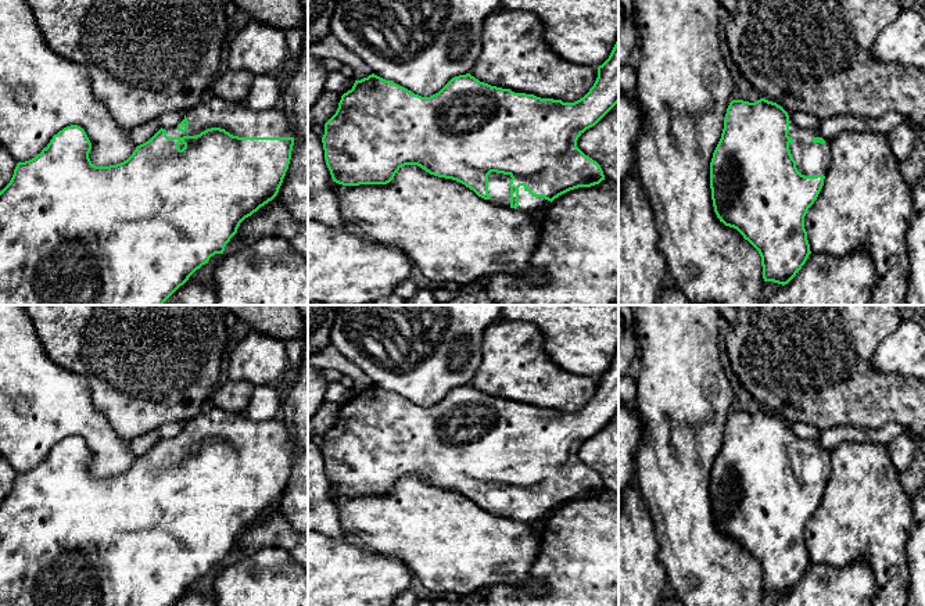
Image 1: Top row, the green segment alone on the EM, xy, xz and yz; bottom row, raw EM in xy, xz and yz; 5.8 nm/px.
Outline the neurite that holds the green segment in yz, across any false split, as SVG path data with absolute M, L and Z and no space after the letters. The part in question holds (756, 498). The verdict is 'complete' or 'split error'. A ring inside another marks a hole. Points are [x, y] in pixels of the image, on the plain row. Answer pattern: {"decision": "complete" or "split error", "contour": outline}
{"decision": "split error", "contour": "M729 413L710 473L711 510L720 533L736 539L759 562L764 592L788 595L811 564L804 527L824 496L829 473L831 451L796 437L777 413Z"}

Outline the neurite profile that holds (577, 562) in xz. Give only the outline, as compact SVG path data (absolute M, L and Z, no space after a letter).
M602 491L591 498L578 498L555 509L546 520L539 552L531 574L546 591L542 595L523 587L495 585L490 589L488 606L617 606L619 605L619 494Z

